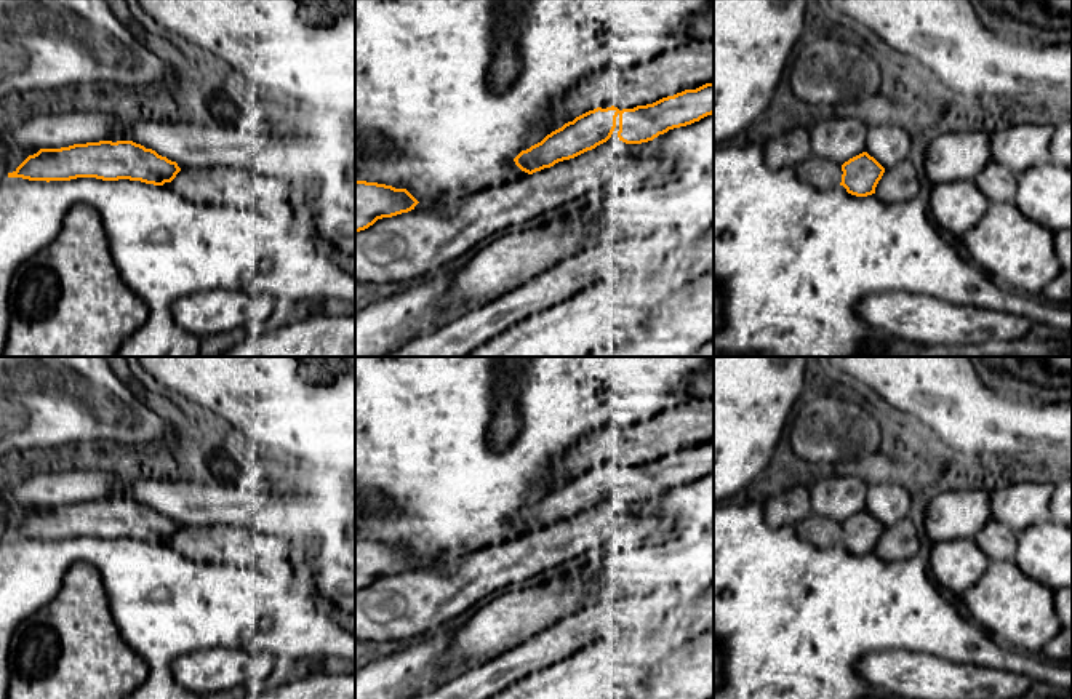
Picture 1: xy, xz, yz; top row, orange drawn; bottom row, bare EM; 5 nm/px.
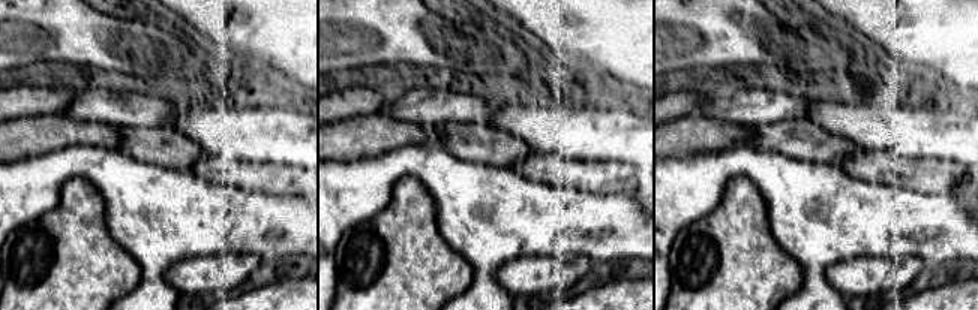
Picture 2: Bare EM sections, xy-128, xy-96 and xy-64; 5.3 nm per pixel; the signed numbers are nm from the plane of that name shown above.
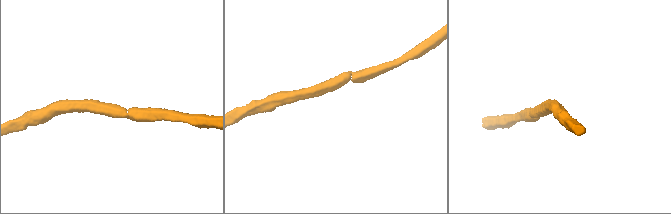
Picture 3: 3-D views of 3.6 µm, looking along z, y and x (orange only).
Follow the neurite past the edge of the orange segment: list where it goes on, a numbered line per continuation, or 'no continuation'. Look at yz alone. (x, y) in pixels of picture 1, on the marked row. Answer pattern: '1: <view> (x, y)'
no continuation

